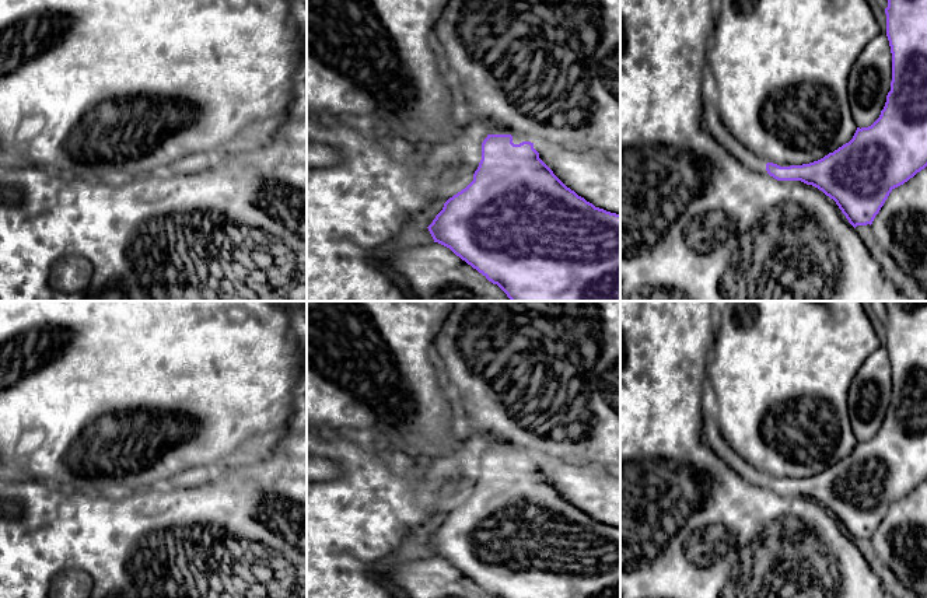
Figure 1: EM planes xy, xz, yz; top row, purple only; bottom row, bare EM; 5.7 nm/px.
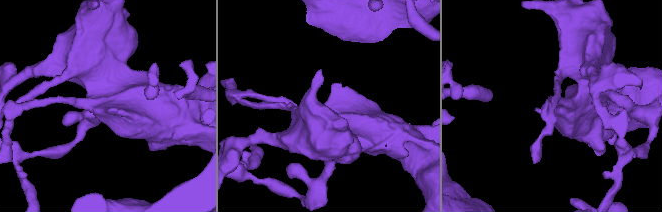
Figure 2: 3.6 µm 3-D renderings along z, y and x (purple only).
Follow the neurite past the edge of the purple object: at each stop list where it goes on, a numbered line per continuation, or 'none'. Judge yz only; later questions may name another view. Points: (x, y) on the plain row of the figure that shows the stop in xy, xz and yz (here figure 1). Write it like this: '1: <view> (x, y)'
1: yz (712, 437)

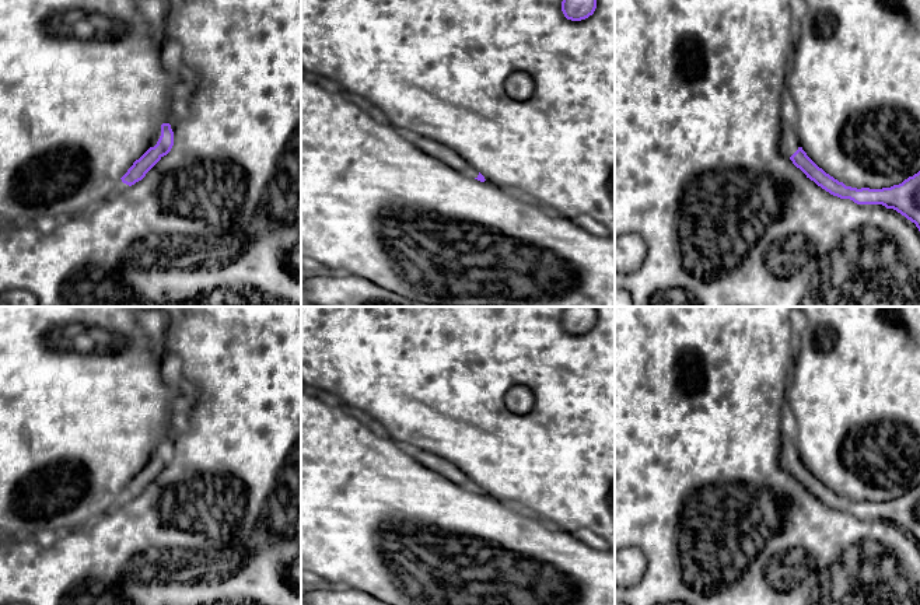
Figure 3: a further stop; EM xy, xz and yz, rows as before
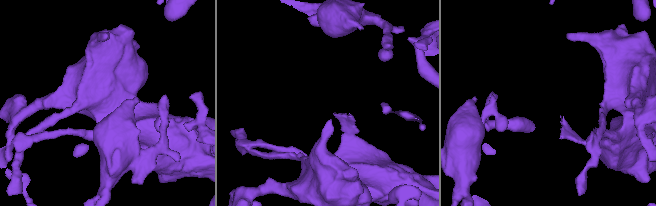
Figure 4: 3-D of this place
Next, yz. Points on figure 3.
1: yz (789, 453)

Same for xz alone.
1: xz (431, 461)

